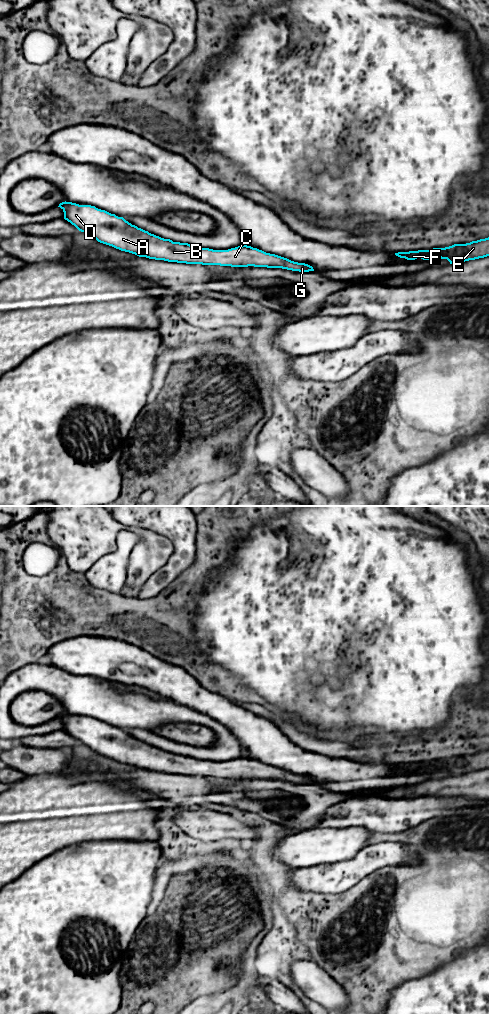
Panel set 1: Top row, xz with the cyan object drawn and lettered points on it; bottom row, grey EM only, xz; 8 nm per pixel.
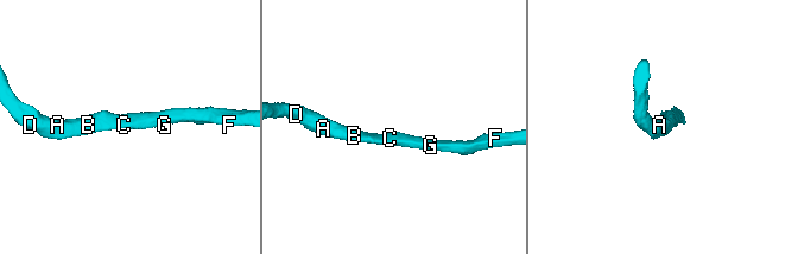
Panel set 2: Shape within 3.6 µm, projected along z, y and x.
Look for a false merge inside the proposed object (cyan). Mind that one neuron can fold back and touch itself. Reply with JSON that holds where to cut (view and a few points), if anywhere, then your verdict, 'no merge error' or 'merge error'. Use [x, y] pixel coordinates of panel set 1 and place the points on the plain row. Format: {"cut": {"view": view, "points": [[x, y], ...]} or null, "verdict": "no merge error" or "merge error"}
{"cut": null, "verdict": "no merge error"}

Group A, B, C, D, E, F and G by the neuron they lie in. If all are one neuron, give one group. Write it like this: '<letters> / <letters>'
A B C D E F G

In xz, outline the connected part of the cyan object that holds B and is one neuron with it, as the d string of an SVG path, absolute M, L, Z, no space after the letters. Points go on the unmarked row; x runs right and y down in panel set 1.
M62 714L64 731L98 754L121 763L168 774L220 777L231 779L267 779L309 784L313 779L287 770L242 757L228 762L213 762L173 754L149 745L105 722L91 717Z

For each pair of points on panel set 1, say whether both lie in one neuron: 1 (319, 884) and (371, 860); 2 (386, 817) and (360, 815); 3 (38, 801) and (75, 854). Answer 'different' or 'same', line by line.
1: same
2: same
3: different

